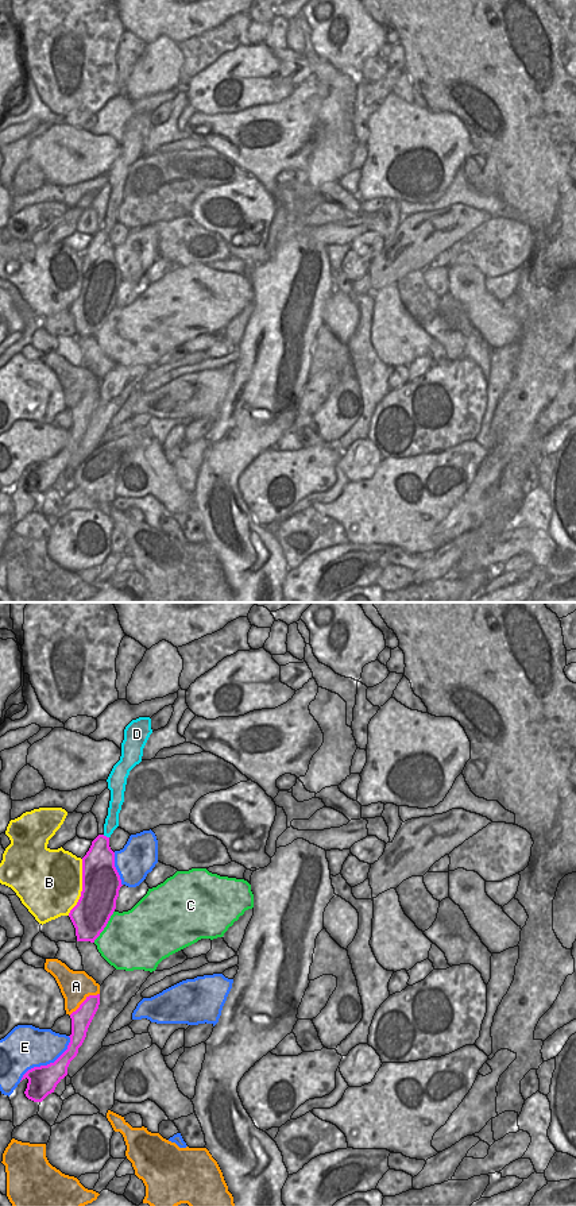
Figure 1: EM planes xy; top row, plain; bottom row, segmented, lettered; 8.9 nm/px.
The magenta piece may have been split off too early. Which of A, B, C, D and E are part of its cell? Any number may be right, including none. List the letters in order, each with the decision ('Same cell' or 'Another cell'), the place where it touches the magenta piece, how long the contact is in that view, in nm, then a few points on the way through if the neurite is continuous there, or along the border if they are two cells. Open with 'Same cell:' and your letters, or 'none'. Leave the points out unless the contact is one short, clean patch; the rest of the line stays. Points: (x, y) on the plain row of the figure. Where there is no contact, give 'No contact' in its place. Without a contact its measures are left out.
Same cell: D
A: Another cell. Touches magenta at xy (84, 396). Shared border 340 nm
B: Another cell. Touches magenta at xy (82, 282). Shared border 500 nm
C: Another cell. Touches magenta at xy (105, 320). Shared border 340 nm
D: Same cell. Touches magenta at xy (105, 231). Shared border 70 nm. Path across: xy (99, 258), (100, 239), (105, 231), (112, 214)
E: Another cell. Touches magenta at xy (47, 459). Shared border 600 nm.

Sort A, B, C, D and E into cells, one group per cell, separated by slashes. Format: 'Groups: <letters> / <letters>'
Groups: A / B / C / D / E.

